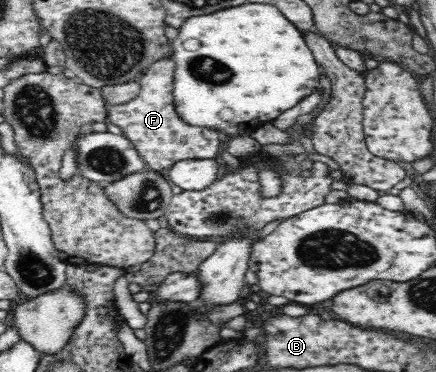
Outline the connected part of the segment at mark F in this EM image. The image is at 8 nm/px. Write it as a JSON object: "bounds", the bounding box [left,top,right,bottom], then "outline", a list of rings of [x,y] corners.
{"bounds":[107,56,223,173],"outline":[[[172,56],[151,63],[137,78],[140,92],[137,99],[125,105],[108,105],[107,123],[116,125],[123,130],[123,136],[135,146],[138,154],[146,164],[146,169],[157,173],[166,173],[180,160],[187,158],[219,158],[223,138],[221,134],[209,128],[199,128],[187,124],[175,112],[173,102],[173,76],[175,62]]]}

